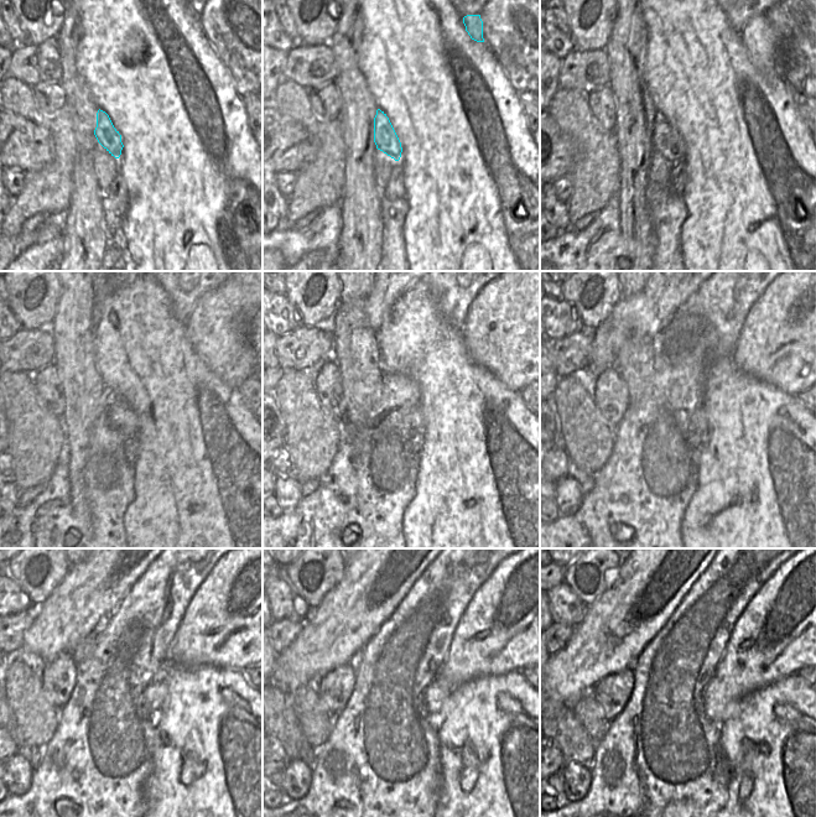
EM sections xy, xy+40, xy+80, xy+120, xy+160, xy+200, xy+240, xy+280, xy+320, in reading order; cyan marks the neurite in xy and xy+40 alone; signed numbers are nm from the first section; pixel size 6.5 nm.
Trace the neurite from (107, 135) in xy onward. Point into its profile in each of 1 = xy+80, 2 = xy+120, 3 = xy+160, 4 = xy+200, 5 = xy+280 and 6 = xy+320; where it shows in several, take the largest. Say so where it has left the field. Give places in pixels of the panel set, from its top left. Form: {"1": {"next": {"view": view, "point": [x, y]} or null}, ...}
{"1": {"next": {"view": "xy+80", "point": [668, 141]}}, "2": {"next": {"view": "xy+120", "point": [121, 417]}}, "3": {"next": {"view": "xy+160", "point": [414, 422]}}, "4": {"next": {"view": "xy+200", "point": [697, 436]}}, "5": {"next": {"view": "xy+280", "point": [514, 620]}}, "6": {"next": {"view": "xy+320", "point": [791, 622]}}}

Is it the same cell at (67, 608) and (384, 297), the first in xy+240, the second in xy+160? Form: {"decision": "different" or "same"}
{"decision": "same"}

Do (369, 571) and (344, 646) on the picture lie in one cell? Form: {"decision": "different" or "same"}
{"decision": "same"}

